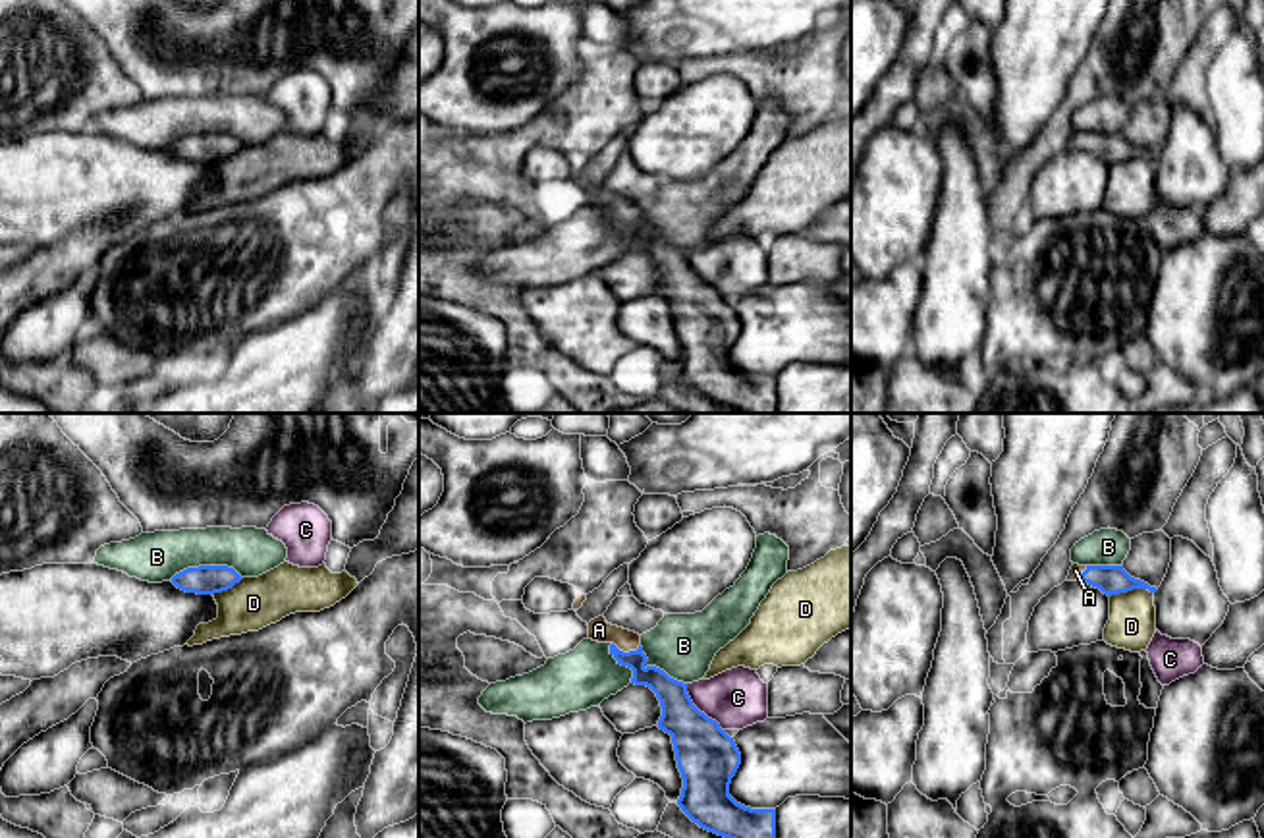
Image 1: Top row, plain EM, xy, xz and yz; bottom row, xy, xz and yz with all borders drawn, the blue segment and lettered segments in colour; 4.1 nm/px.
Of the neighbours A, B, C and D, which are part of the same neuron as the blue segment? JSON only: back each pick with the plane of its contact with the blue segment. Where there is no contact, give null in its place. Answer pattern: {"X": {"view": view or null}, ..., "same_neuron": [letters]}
{"A": {"view": "xz"}, "same_neuron": ["A"]}

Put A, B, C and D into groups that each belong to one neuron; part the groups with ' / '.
A / B / C / D

